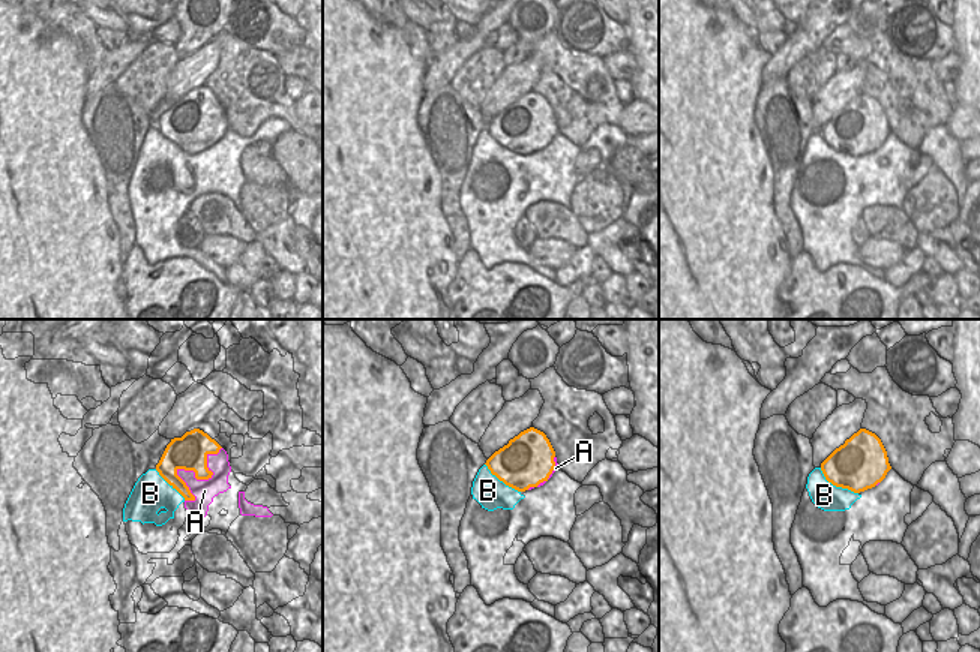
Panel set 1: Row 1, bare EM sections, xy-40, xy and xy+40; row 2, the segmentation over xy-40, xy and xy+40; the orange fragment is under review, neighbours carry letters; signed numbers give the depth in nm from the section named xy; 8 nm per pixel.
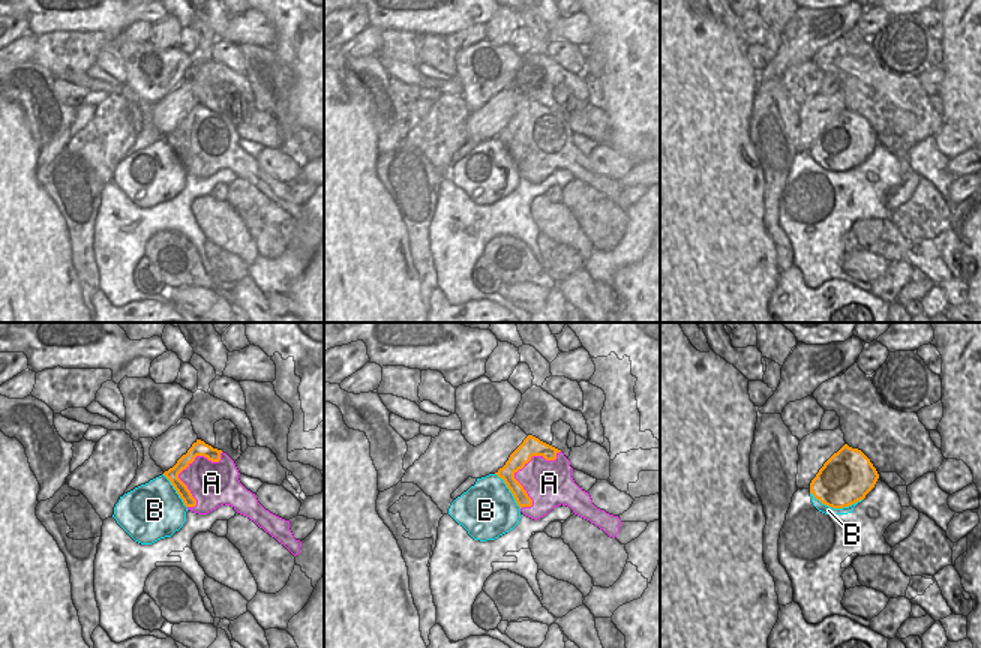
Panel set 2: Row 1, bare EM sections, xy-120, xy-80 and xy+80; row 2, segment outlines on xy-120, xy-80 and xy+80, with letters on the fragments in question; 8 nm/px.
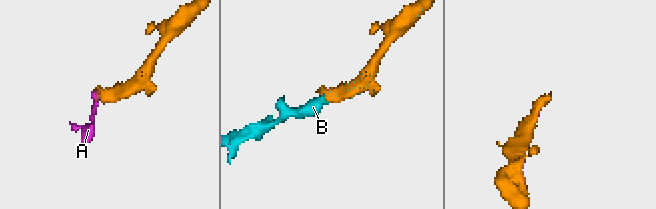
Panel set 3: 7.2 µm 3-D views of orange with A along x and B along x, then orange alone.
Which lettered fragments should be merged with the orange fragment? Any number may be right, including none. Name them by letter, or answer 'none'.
B.

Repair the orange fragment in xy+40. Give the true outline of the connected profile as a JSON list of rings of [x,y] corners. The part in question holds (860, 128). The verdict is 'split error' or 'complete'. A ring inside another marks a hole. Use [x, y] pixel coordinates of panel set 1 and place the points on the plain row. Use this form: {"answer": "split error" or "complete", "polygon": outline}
{"answer": "split error", "polygon": [[[860,93],[809,138],[806,153],[818,172],[845,175],[890,133],[881,103]]]}

